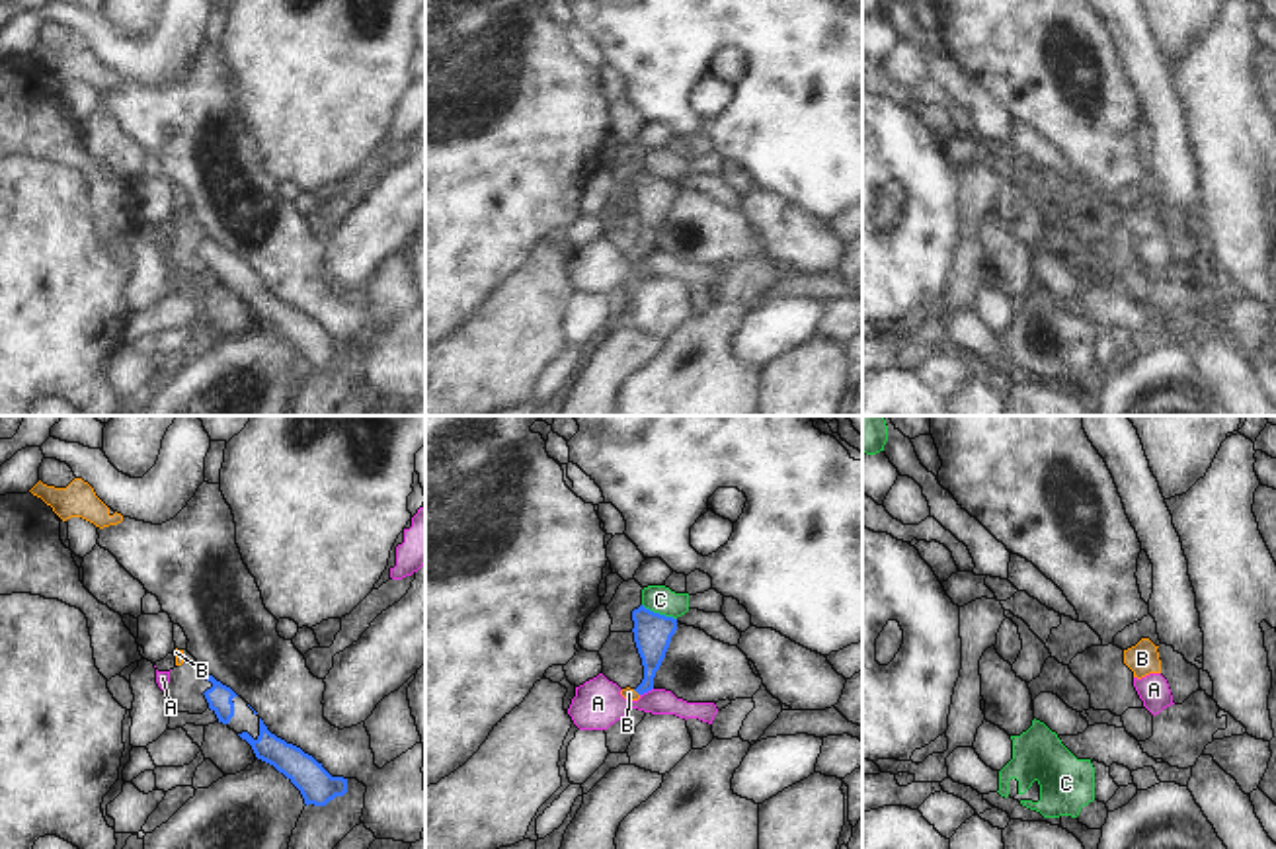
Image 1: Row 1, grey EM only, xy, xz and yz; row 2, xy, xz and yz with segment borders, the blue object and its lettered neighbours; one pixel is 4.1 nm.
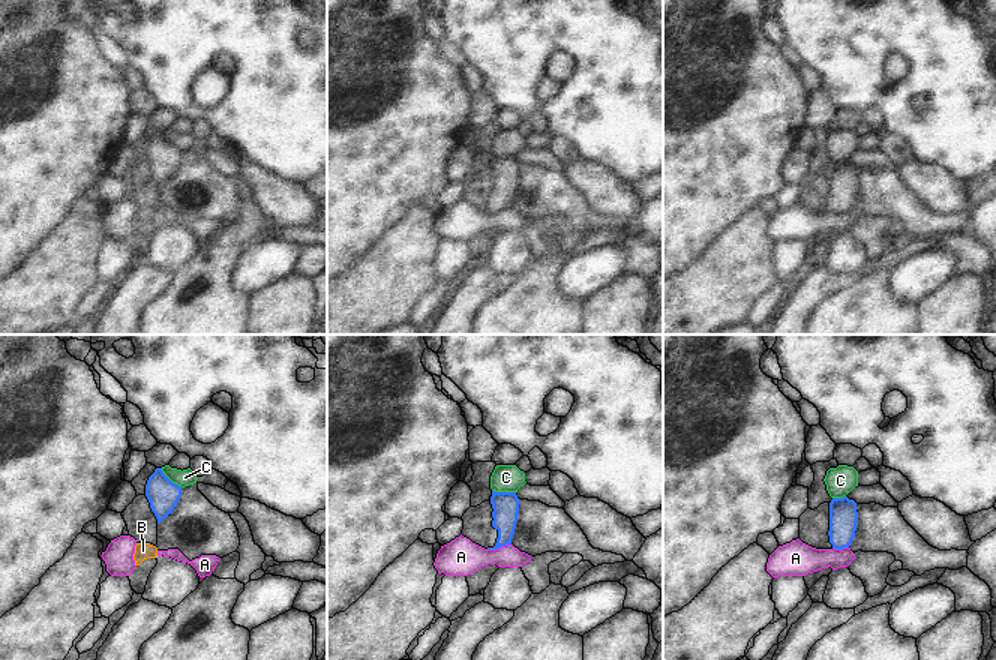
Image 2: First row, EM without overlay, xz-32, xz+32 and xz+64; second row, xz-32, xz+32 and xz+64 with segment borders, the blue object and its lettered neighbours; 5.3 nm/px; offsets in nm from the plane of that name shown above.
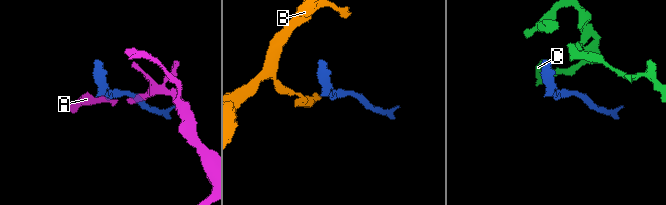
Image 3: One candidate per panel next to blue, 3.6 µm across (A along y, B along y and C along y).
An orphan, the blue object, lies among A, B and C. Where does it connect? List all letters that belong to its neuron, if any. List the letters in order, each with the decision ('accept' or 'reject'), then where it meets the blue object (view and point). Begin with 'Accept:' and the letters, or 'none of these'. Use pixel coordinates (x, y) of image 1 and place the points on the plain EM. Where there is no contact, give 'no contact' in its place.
Accept: B
A: reject; contact xz (646, 254)
B: accept; contact xz (637, 254)
C: reject; contact xz (658, 176)

